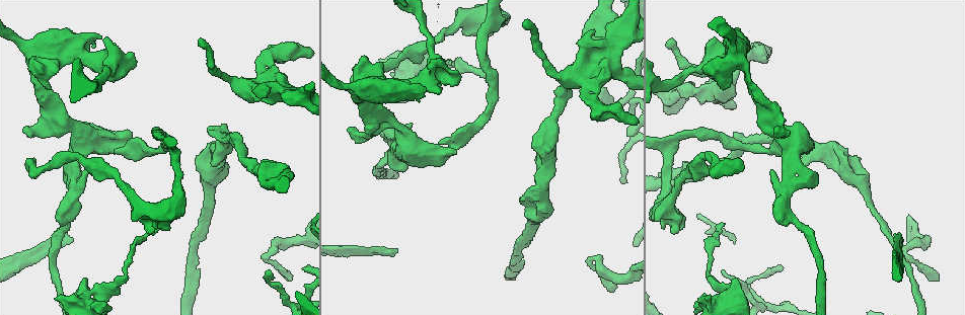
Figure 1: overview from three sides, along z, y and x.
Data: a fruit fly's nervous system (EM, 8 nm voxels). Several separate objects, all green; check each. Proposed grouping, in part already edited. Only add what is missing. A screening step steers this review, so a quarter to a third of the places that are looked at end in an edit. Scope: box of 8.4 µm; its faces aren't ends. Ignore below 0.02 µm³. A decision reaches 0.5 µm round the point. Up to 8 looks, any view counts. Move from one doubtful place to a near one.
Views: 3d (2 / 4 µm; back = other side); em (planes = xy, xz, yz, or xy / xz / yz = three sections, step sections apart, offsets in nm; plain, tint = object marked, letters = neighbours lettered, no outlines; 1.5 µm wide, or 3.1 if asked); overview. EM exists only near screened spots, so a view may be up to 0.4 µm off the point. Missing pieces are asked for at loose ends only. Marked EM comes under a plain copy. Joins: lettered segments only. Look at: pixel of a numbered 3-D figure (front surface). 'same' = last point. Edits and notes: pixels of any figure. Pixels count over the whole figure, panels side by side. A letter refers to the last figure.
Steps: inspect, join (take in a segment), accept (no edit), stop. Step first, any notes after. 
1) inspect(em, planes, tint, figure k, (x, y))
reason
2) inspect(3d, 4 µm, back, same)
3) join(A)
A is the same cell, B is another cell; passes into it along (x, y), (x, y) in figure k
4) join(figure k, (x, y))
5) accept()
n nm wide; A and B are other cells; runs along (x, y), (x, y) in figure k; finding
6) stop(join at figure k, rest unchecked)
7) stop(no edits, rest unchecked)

inspect(3d, 4 µm, figure 1, (270, 271))

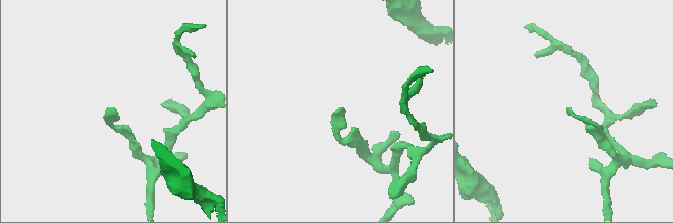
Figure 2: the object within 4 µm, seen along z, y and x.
inspect(em, planes, letters, figure 2, (340, 107))

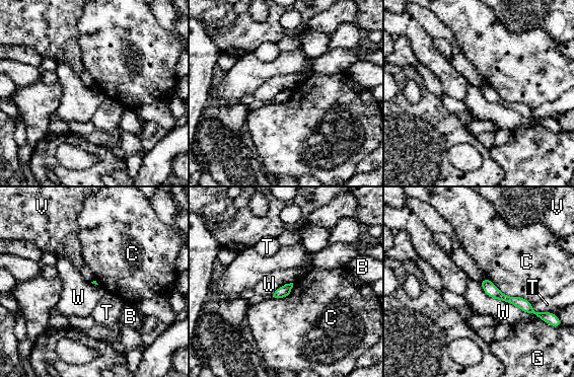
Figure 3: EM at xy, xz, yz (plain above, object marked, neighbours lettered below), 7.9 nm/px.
accept()
B, C, G, T, V and W are other cells; border along (480, 282), (489, 296), (540, 318) in figure 3; no lettered segment goes on from it

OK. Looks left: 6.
inspect(em, yz, step 8, letters, figure 1, (483, 77))
long arm stops here

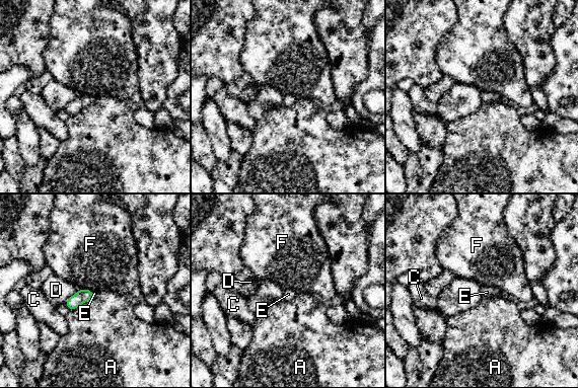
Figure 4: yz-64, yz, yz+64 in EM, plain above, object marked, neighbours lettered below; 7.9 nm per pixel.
inspect(em, xz, step 8, letters, same)

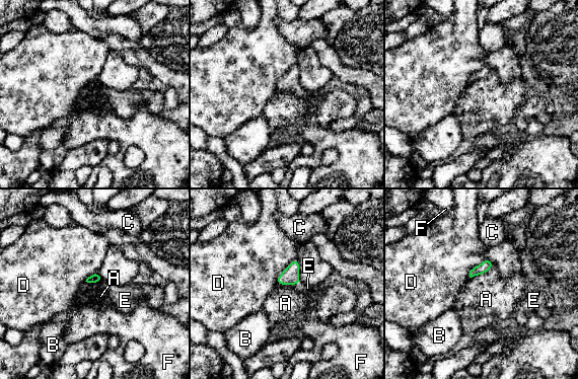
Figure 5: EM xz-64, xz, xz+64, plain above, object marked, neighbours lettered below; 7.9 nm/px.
join(E)
E is the same cell, A, B, C, D and F are other cells; passes into it along (290, 276), (298, 282), (302, 287) in figure 5; it goes on there

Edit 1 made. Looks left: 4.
inspect(overview)
see it whole again

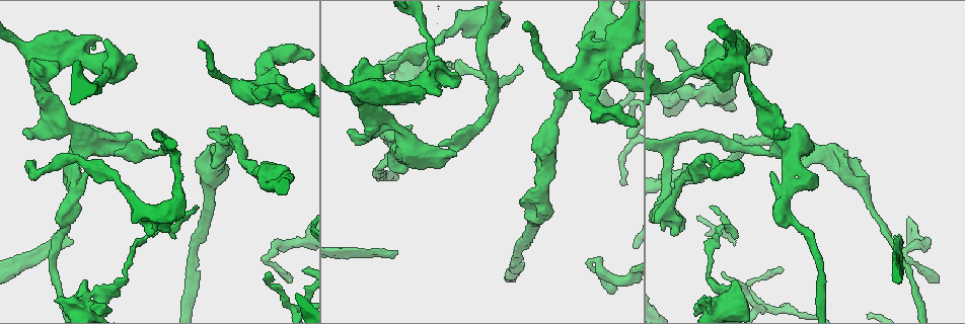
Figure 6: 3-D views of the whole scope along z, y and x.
inspect(em, 3.1 µm, planes, tint, figure 6, (734, 281))
branch stops here

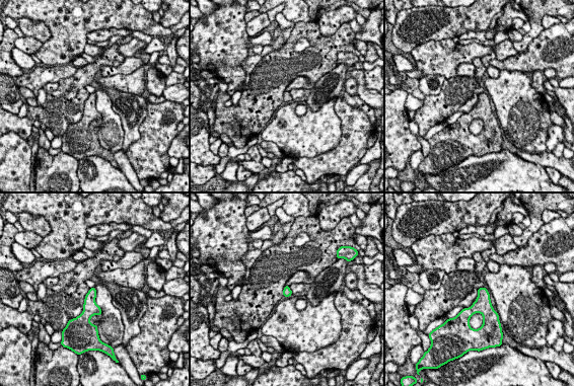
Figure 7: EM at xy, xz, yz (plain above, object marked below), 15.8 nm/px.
inspect(em, 3.1 µm, planes, letters, same)

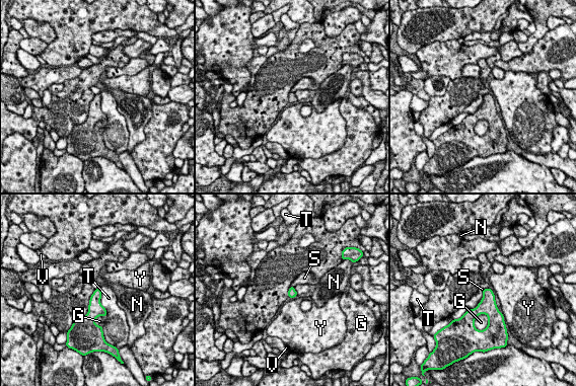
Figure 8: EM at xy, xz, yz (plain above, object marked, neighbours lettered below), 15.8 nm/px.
accept()
G, N, S, T, V and Y are other cells; border along (99, 288), (100, 304), (108, 313) in figure 8; none of them fits

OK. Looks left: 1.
stop(join at figure 5, rest unchecked)

